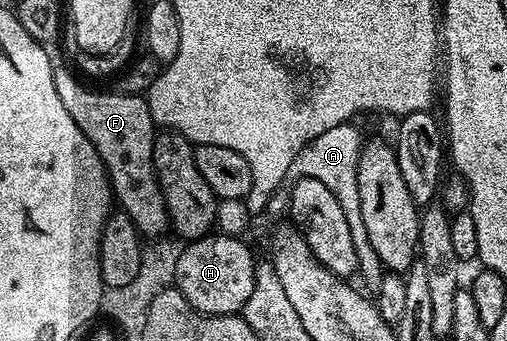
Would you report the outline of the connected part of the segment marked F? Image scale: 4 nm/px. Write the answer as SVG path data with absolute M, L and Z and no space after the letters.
M61 67L55 69L55 86L61 104L65 106L65 111L69 111L73 123L81 127L85 139L93 143L97 155L103 161L118 208L127 213L129 219L133 219L144 238L162 238L162 233L168 232L169 222L163 192L153 167L153 143L157 126L146 100L142 96L134 97L118 91L98 93L95 89L86 89L82 85L84 82L72 73Z

